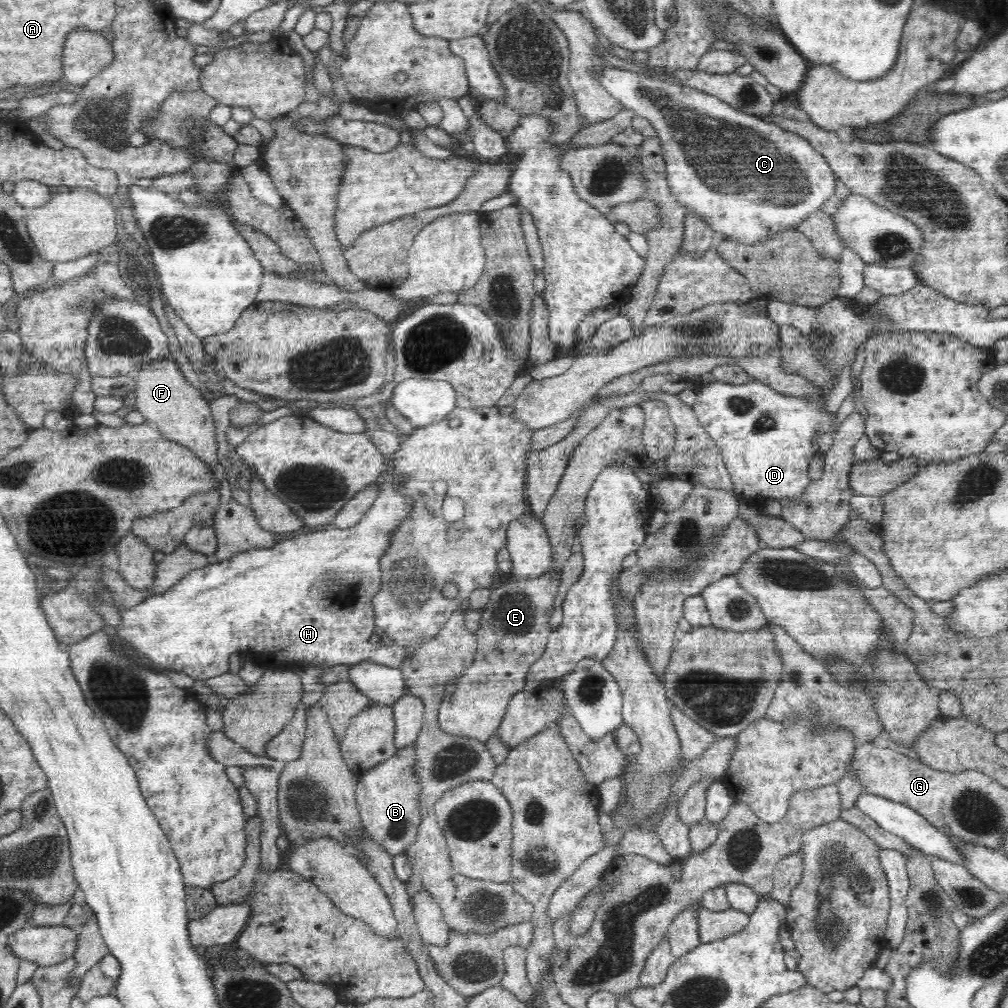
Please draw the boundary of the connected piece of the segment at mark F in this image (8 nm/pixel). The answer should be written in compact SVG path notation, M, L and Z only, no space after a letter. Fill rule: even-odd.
M172 358L144 365L140 370L134 370L132 374L136 380L133 395L137 411L142 414L145 422L155 424L158 432L166 440L189 448L213 470L214 474L218 472L218 439L214 431L214 419L210 402L204 399L201 389L186 381Z

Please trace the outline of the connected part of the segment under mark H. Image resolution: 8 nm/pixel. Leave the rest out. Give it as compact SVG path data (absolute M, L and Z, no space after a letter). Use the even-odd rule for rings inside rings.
M367 429L372 442L383 454L388 464L387 475L382 490L379 491L374 504L364 513L358 524L350 528L336 528L332 524L316 529L314 532L303 533L292 539L285 539L270 548L258 548L238 553L229 560L209 564L205 568L194 570L184 576L181 582L163 594L150 596L137 606L121 612L122 623L115 628L114 638L126 642L129 650L138 656L146 656L154 666L184 672L188 676L202 681L214 676L228 673L230 654L244 652L245 658L256 666L263 666L266 671L270 668L284 666L340 666L340 664L355 665L364 661L384 664L392 668L406 660L403 648L383 647L368 640L376 632L373 604L370 604L370 590L383 588L381 584L381 559L384 552L390 548L390 534L398 528L408 514L412 512L414 499L396 491L396 483L392 481L394 470L394 452L398 452L404 441L398 434L384 429ZM364 572L368 576L368 604L348 606L340 610L322 610L314 598L312 588L314 582L330 582L334 576Z

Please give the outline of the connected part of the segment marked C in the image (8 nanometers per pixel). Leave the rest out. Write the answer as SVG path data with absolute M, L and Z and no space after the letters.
M609 66L604 70L598 70L596 72L597 80L601 82L603 88L616 100L622 102L625 109L634 111L637 116L644 118L652 124L656 131L657 138L660 140L662 146L662 155L664 155L666 180L672 194L675 199L685 208L687 214L692 212L696 213L712 231L715 232L715 237L718 235L735 240L740 244L758 244L758 242L764 242L780 232L786 230L796 229L808 215L812 215L817 210L820 210L820 206L826 202L831 196L834 195L834 189L836 188L836 176L831 166L826 163L826 160L810 145L808 140L798 136L796 133L786 131L776 124L772 124L770 121L761 120L756 116L745 114L744 112L738 111L722 102L718 98L706 94L700 90L677 86L676 84L669 84L661 82L657 78L649 78L643 76L643 74L630 72L629 70L622 68L614 68Z

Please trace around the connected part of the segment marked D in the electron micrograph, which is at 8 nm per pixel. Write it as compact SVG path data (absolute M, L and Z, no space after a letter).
M753 379L746 384L724 384L716 381L696 389L697 398L691 407L702 428L720 449L728 474L734 483L735 496L746 499L750 499L750 496L767 496L767 499L780 500L784 497L799 499L799 496L804 494L805 488L811 483L810 476L807 475L808 465L811 457L818 453L814 450L815 434L826 433L833 436L838 428L836 414L830 416L823 405L823 397L830 393L830 388L818 388L818 392L822 397L820 402L811 398L784 396L767 384Z

